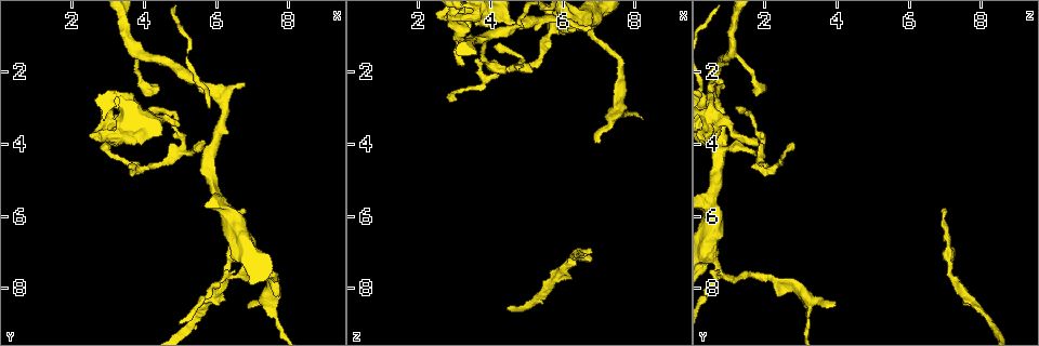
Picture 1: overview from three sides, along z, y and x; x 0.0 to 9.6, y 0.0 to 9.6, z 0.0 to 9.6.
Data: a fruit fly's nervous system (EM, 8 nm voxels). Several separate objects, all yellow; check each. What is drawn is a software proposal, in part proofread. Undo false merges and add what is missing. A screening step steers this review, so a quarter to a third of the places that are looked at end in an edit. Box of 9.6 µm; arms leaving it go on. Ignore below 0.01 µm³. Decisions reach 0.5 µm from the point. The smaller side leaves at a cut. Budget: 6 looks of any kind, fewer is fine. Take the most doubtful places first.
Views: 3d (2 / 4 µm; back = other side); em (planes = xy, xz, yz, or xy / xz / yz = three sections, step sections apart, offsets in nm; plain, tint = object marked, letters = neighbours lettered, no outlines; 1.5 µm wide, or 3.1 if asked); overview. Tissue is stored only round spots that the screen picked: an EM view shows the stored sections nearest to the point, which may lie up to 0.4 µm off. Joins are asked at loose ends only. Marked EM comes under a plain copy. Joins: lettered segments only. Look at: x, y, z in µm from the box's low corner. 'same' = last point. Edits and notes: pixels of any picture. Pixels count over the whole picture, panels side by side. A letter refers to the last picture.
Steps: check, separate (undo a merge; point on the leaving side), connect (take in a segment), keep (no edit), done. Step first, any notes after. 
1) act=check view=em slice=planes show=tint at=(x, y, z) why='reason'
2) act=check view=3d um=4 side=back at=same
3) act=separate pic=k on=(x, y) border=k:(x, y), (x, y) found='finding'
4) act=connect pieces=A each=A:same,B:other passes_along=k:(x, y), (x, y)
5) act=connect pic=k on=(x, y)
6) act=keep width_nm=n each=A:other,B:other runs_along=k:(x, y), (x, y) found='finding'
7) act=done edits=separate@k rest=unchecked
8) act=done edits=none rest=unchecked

act=check view=3d um=2 at=(5.00, 3.50, 0.75) why='an open end'

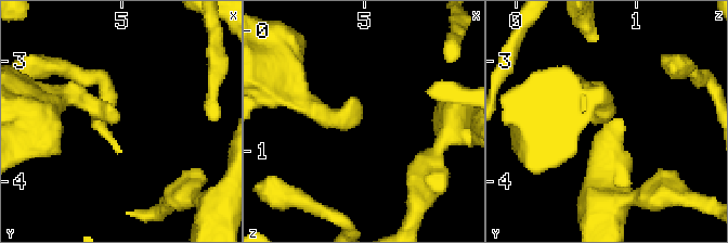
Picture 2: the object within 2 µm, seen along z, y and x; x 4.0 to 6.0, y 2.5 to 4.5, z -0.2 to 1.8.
act=check view=em slice=planes show=tint at=(4.96, 3.48, 0.74) why='now the EM'

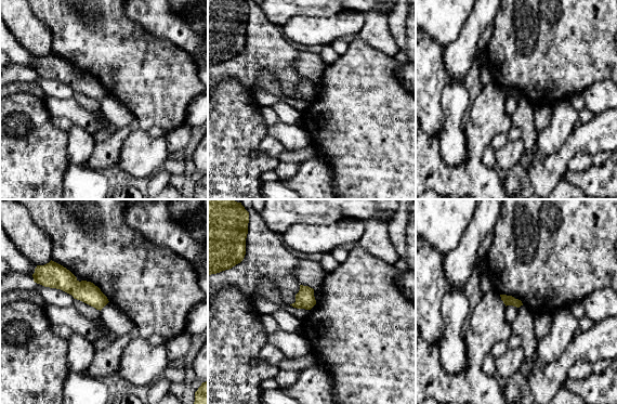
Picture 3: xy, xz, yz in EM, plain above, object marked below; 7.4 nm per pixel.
act=check view=em slice=planes show=letters at=same

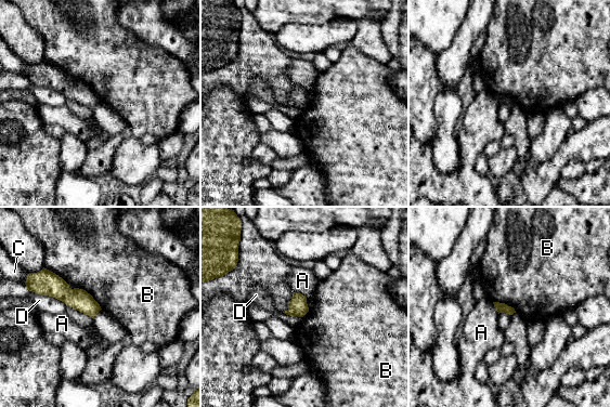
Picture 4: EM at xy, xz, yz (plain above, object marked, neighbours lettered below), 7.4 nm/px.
act=keep each=A:other,B:other,C:other,D:other runs_along=4:(37, 287), (56, 287), (96, 309) found='no lettered segment goes on from it'

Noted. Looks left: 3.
act=check view=3d um=2 at=(6.70, 5.85, 6.90) why='free end'

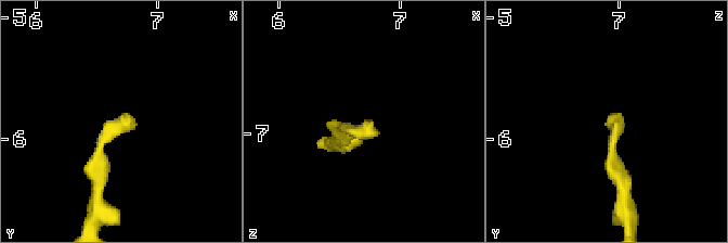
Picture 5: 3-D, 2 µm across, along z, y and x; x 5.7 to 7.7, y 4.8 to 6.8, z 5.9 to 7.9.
act=check view=em slice=yz step=8 show=letters at=(6.76, 5.78, 6.92) why='shape alone is not enough'

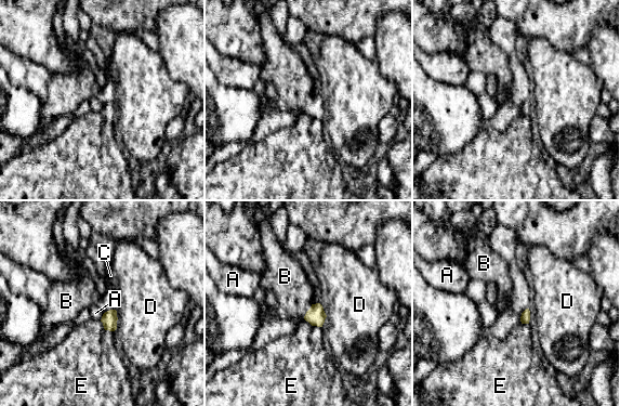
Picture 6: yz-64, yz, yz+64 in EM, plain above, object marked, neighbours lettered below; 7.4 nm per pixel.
act=check view=em slice=xz step=4 show=letters at=same why='cut it another way'

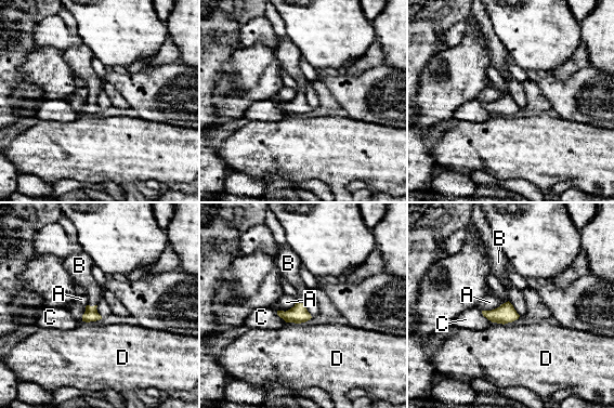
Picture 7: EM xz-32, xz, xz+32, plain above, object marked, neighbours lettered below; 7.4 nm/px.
act=connect pieces=B each=A:other,B:same,C:other,D:other passes_along=7:(91, 314), (92, 306), (81, 275) found='it goes on there'

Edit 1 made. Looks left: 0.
act=done edits=connect@7 rest=unchecked

